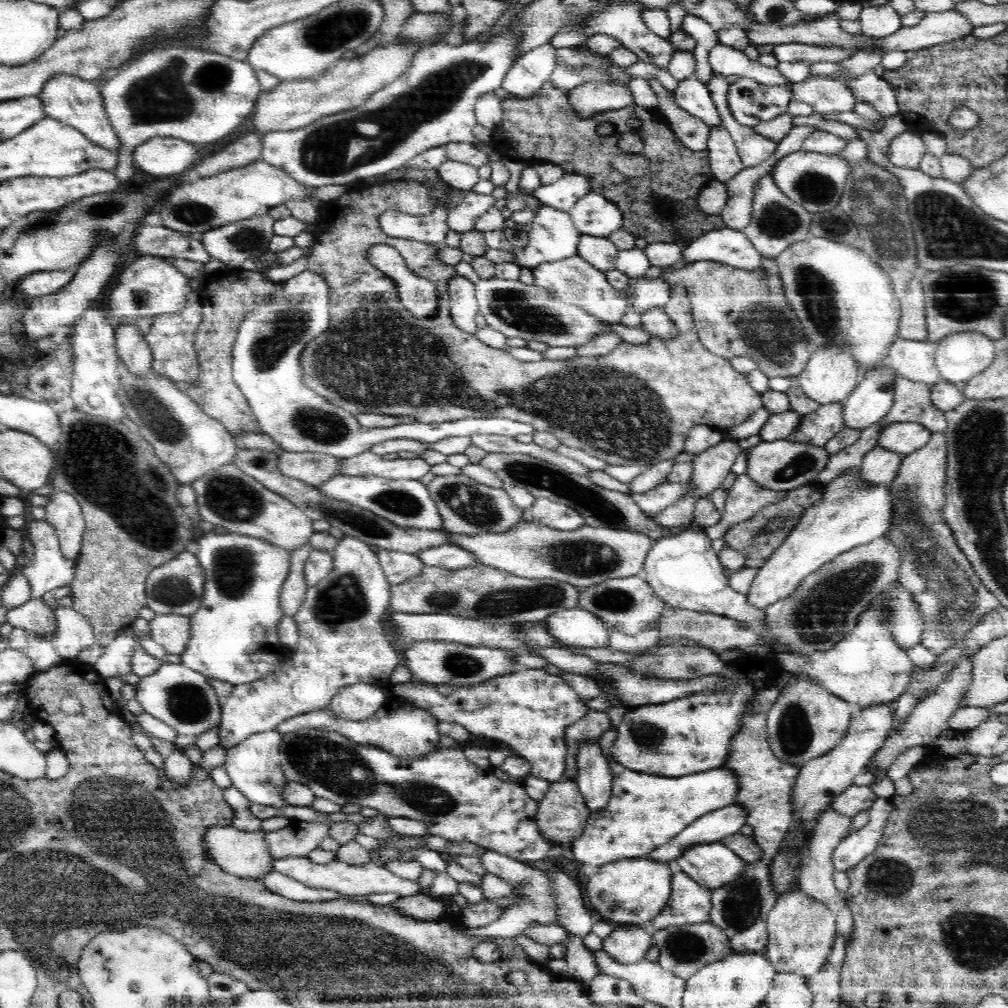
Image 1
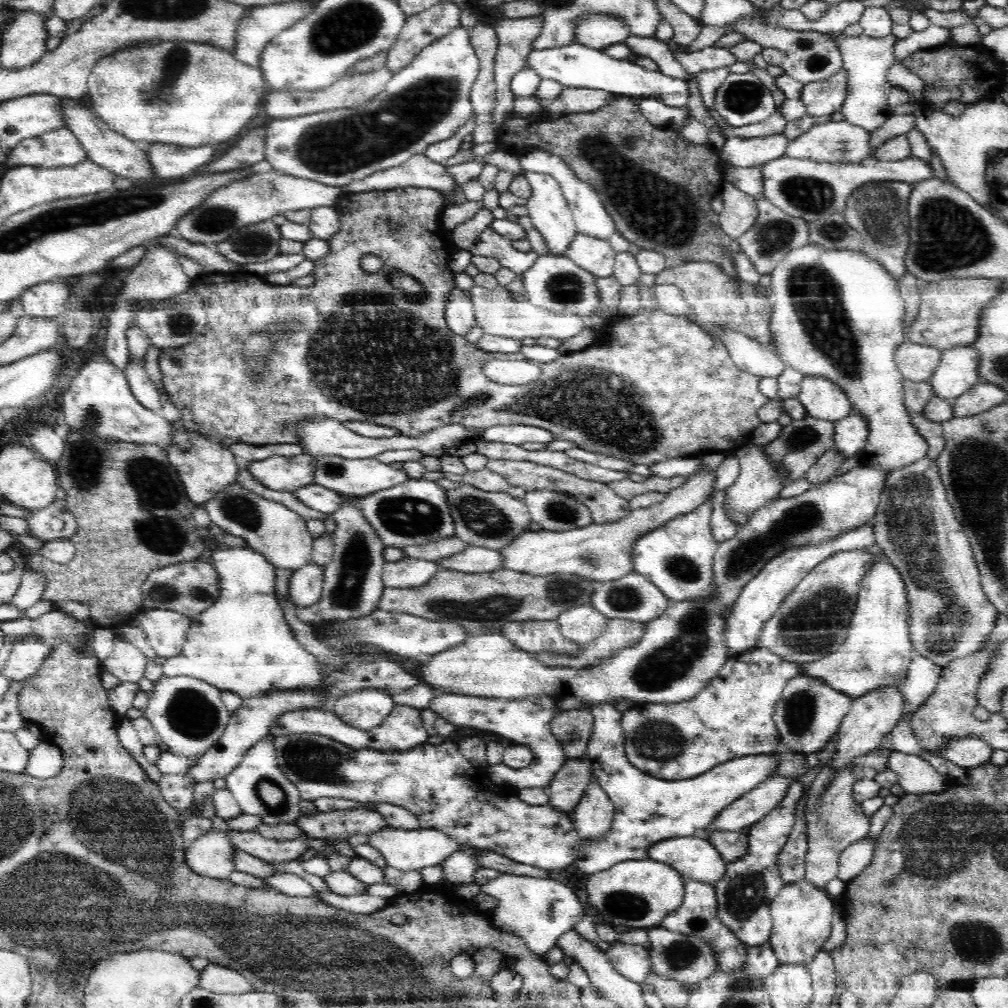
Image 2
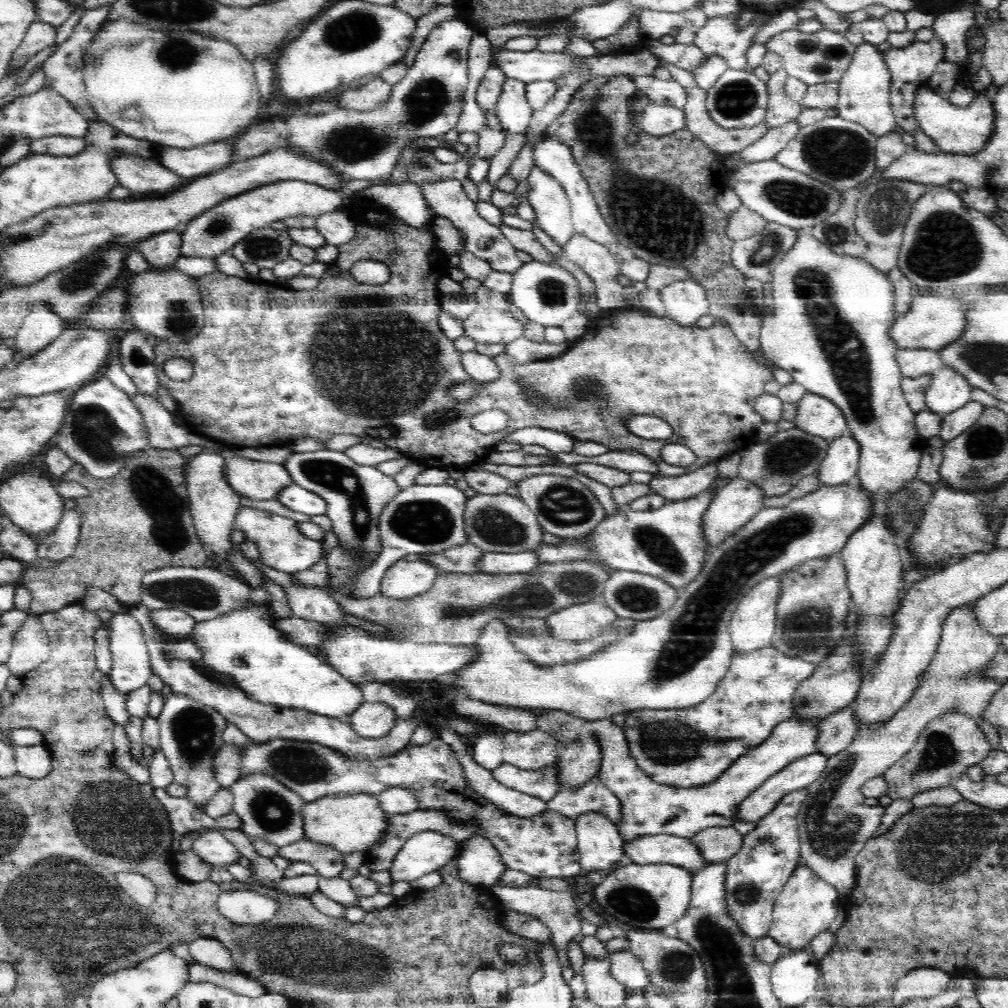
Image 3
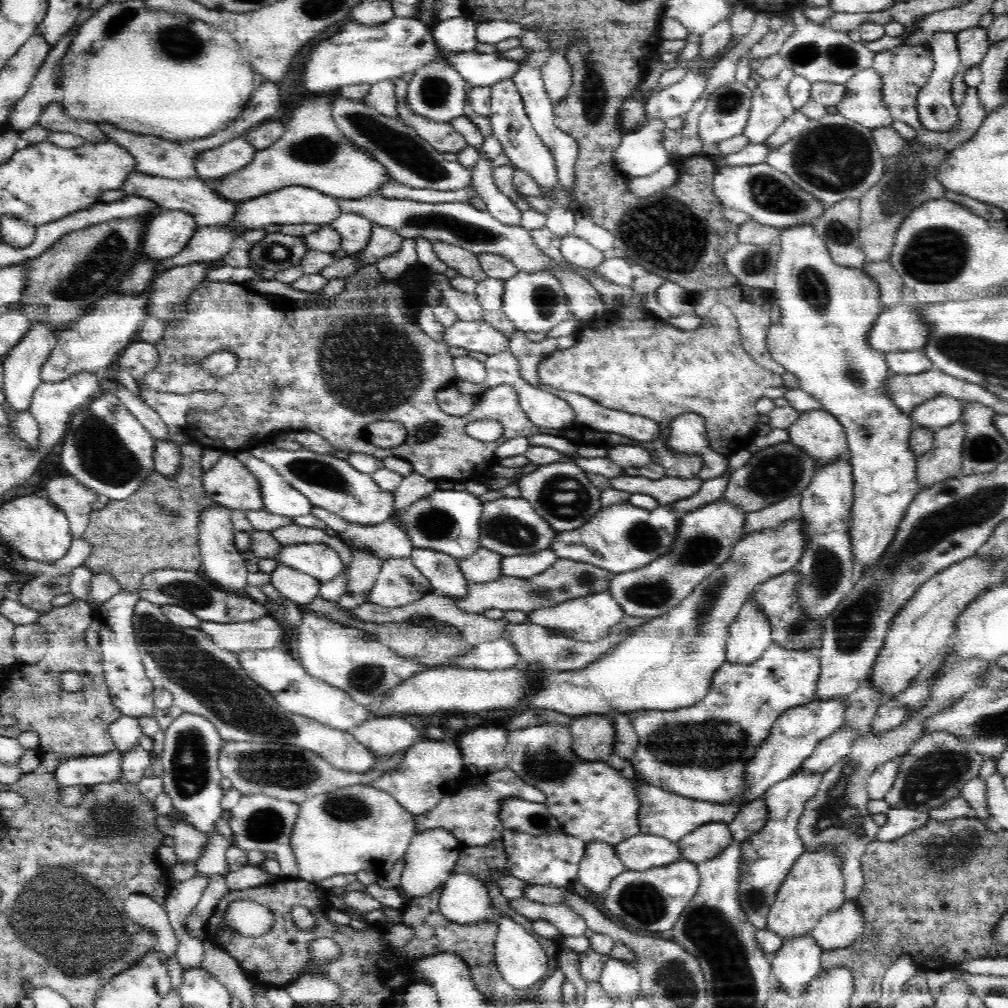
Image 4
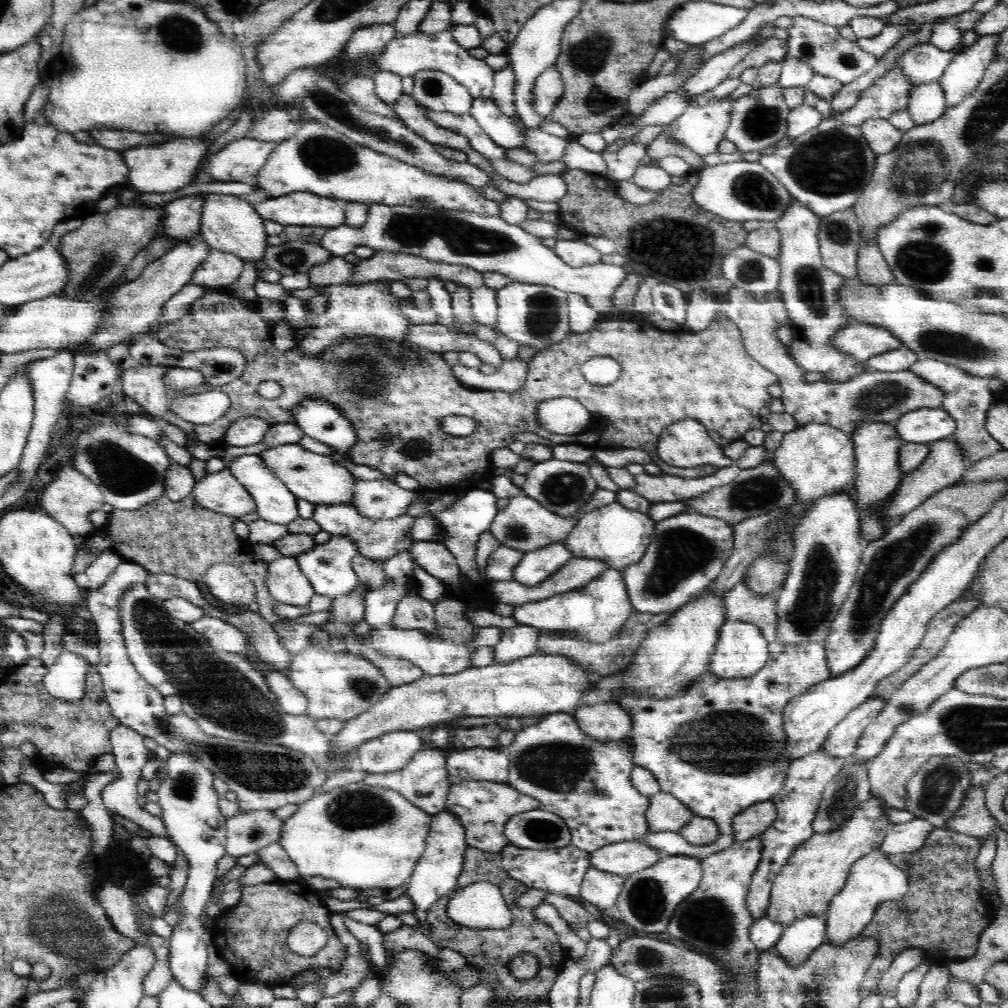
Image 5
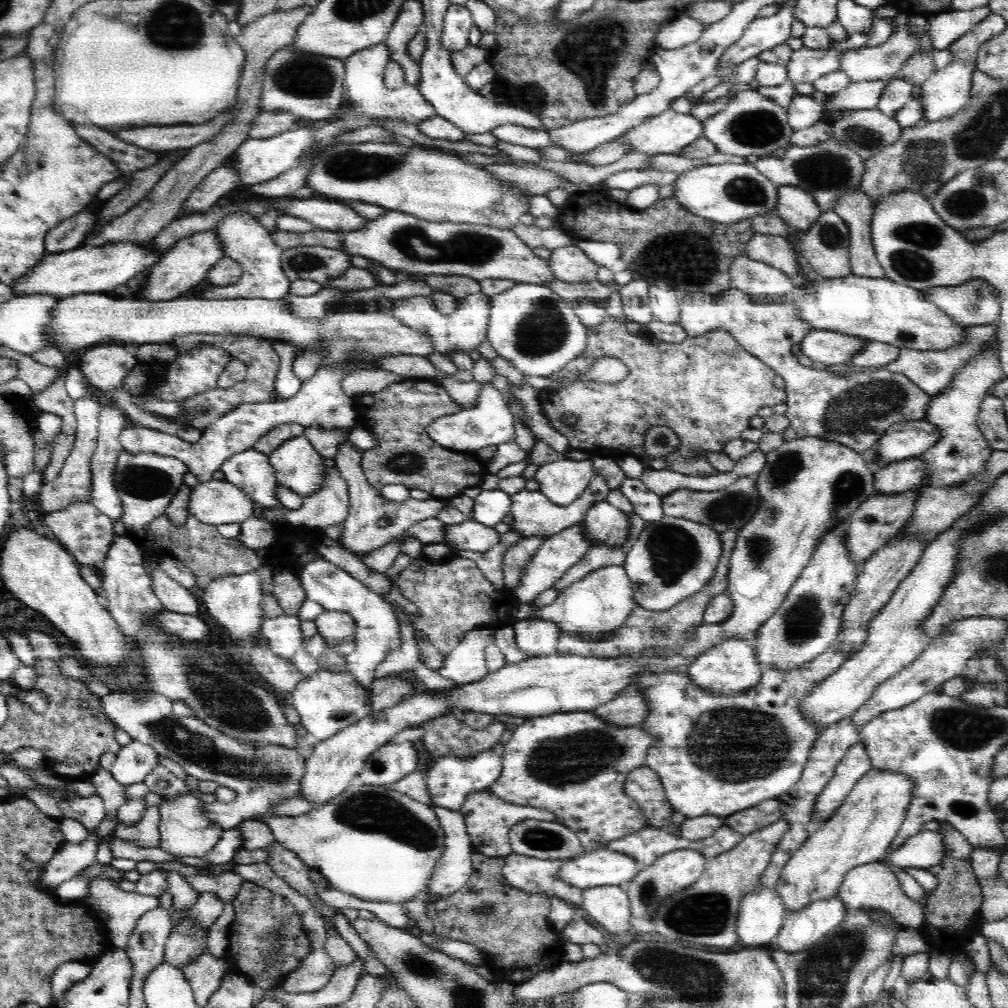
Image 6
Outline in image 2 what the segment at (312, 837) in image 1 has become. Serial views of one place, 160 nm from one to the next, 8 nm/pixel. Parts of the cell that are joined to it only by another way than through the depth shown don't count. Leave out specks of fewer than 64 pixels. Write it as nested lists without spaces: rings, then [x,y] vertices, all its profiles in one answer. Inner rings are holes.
[[[230,829],[225,835],[235,848],[270,863],[296,860],[307,851],[307,844],[312,838],[309,834],[302,832],[297,839],[276,841],[262,837],[256,829],[242,832]]]

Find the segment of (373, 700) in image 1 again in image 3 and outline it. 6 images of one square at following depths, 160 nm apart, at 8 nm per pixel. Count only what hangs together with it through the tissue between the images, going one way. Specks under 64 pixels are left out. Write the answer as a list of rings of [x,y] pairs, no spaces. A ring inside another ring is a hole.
[[[383,702],[362,703],[347,719],[352,728],[360,736],[368,738],[379,738],[388,734],[397,720],[394,709]]]

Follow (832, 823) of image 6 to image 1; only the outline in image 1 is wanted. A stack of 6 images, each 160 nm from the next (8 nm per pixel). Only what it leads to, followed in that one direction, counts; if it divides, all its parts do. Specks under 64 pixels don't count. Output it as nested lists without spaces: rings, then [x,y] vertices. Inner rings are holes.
[[[801,887],[783,892],[767,916],[768,944],[766,956],[778,973],[794,973],[808,978],[828,962],[837,936],[832,911],[819,900],[806,895]]]

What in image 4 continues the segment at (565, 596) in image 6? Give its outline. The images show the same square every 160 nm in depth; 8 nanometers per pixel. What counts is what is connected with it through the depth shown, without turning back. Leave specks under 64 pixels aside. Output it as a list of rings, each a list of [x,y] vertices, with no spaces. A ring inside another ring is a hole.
[[[609,590],[595,592],[582,598],[567,600],[551,607],[527,613],[530,623],[546,627],[549,633],[562,633],[578,641],[598,641],[610,634],[610,628],[624,618],[624,610]]]

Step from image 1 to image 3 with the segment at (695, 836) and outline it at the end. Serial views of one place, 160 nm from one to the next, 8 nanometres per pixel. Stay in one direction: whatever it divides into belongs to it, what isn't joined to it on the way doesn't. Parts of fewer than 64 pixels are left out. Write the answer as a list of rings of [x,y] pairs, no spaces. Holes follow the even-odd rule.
[[[816,751],[792,761],[786,768],[776,772],[765,784],[740,802],[734,821],[758,822],[788,792],[807,788],[813,784],[828,766],[829,756]]]

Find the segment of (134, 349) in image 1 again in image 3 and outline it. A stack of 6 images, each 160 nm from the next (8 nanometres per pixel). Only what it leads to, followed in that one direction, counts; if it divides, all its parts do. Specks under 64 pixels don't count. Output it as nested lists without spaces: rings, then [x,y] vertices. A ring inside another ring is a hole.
[[[136,392],[132,398],[144,417],[148,429],[148,442],[156,450],[178,450],[188,445],[200,445],[211,450],[212,442],[208,438],[192,433],[186,426],[176,425],[172,414],[158,402],[158,399]]]

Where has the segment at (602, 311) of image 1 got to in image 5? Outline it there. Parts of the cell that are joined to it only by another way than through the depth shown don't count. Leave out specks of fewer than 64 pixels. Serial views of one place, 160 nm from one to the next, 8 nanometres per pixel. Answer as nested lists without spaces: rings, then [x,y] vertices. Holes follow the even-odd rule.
[[[513,281],[497,289],[498,314],[494,329],[519,346],[530,346],[537,353],[546,350],[571,334],[567,296],[552,286]]]

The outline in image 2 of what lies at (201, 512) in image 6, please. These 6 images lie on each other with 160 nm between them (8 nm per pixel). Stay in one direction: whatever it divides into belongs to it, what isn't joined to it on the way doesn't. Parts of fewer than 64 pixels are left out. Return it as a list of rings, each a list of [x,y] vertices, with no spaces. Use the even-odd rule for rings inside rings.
[[[308,454],[296,457],[272,456],[249,463],[247,469],[254,480],[270,490],[295,491],[312,483],[315,471],[313,458]]]

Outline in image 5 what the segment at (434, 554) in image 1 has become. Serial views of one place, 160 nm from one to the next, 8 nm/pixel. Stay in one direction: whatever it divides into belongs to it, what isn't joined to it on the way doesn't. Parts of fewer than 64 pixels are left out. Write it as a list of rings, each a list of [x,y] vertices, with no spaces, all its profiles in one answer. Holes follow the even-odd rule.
[[[553,542],[539,549],[526,551],[522,560],[512,570],[513,579],[520,584],[536,586],[552,577],[556,570],[560,570],[574,557],[572,551],[561,542]]]

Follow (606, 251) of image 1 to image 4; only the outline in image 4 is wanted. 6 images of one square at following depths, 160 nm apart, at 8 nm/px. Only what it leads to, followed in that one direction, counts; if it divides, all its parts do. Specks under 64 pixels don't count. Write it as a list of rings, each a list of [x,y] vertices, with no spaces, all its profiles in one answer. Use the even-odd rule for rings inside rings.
[[[575,235],[562,237],[559,249],[566,261],[582,268],[599,267],[605,259],[601,250]]]

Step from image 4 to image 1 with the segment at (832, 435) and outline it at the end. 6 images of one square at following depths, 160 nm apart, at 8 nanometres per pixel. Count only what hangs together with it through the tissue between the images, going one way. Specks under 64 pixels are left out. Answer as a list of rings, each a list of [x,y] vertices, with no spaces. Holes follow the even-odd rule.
[[[830,346],[830,348],[814,348],[812,355],[804,367],[804,370],[795,378],[796,385],[800,387],[808,398],[815,400],[818,404],[830,404],[842,402],[852,394],[853,388],[859,380],[859,368],[849,352],[845,352],[841,346]]]

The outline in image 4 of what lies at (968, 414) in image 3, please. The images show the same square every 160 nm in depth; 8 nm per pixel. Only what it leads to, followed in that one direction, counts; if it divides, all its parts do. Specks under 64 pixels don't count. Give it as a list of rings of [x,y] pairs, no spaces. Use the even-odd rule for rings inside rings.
[[[958,420],[936,430],[932,448],[921,455],[916,463],[916,480],[922,489],[930,488],[940,480],[963,475],[961,452],[965,428],[965,424]]]

